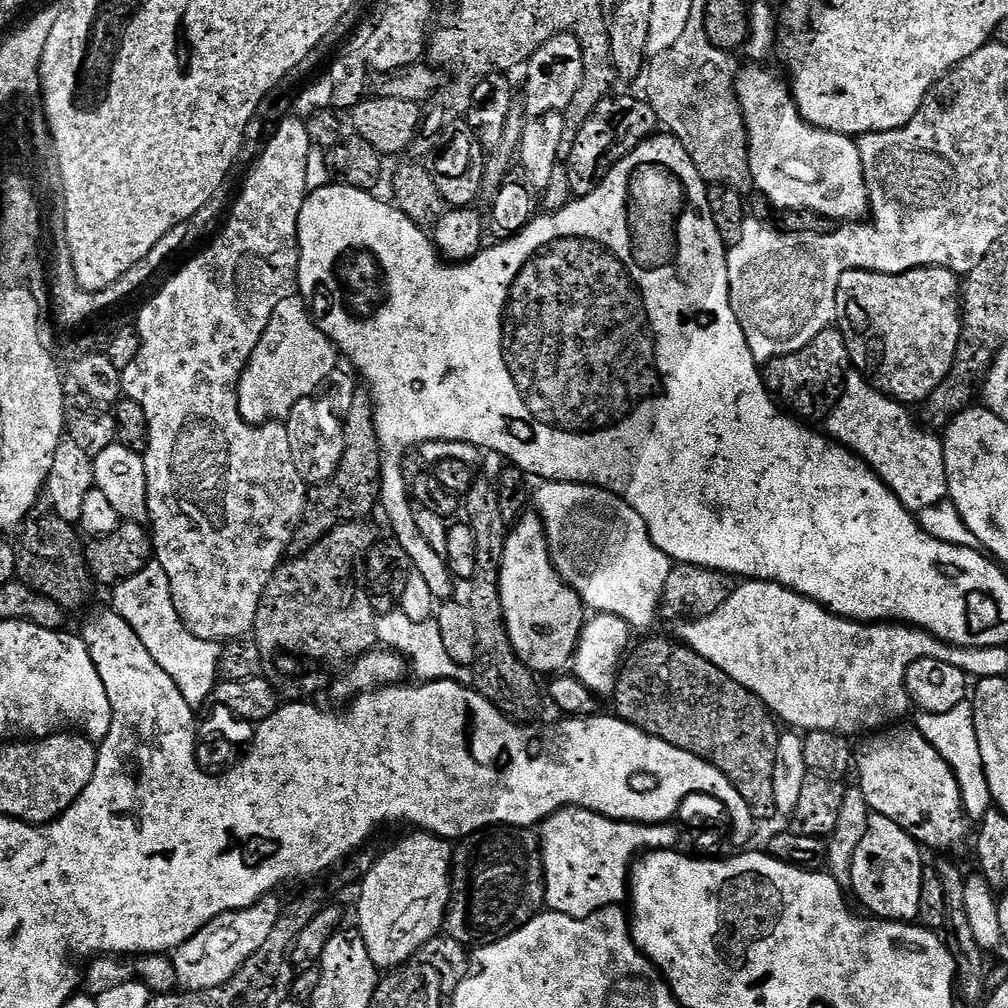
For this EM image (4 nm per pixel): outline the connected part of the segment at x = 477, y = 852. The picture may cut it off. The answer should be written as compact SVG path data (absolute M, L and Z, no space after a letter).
M511 826L501 827L497 832L500 832L497 836L492 830L481 836L473 834L454 852L452 876L460 876L460 888L464 892L453 891L449 895L443 931L463 945L488 943L490 922L504 920L504 914L508 914L508 910L504 910L506 902L518 906L518 914L531 920L545 907L544 853L539 835L532 828Z

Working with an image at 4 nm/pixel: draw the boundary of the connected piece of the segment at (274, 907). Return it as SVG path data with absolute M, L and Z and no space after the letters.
M269 894L261 898L258 903L237 912L227 912L214 918L194 938L178 946L170 956L176 982L181 989L210 990L210 986L223 986L234 978L234 974L258 950L262 950L262 942L270 938L270 930L274 930L274 922L278 922L282 911L279 895Z

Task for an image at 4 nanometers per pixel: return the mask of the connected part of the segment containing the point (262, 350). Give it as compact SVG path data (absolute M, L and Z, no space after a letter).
M289 294L274 310L254 354L248 360L240 382L236 385L236 405L240 416L247 424L266 424L287 417L298 402L315 397L316 392L324 384L324 379L336 368L338 353L335 344L316 329L316 321L312 318L309 305L299 295Z

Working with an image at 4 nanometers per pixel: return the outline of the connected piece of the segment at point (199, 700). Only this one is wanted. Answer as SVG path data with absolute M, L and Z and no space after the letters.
M151 562L140 573L115 585L112 593L115 612L136 631L142 646L150 650L154 662L158 662L158 666L174 678L178 690L182 690L182 698L186 698L193 710L200 710L204 703L207 705L218 683L221 645L198 638L180 621L170 594L166 570L162 570L160 564Z

